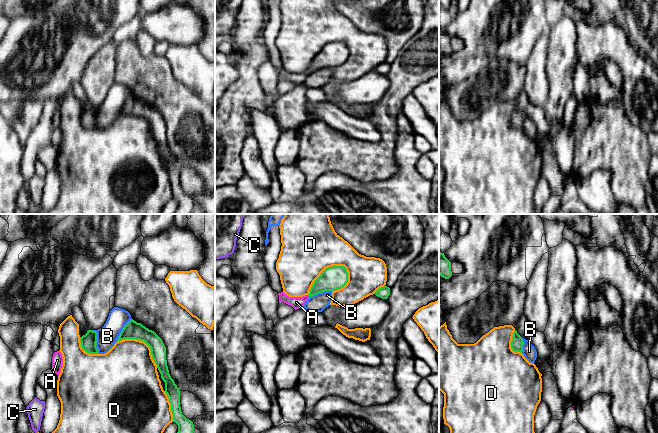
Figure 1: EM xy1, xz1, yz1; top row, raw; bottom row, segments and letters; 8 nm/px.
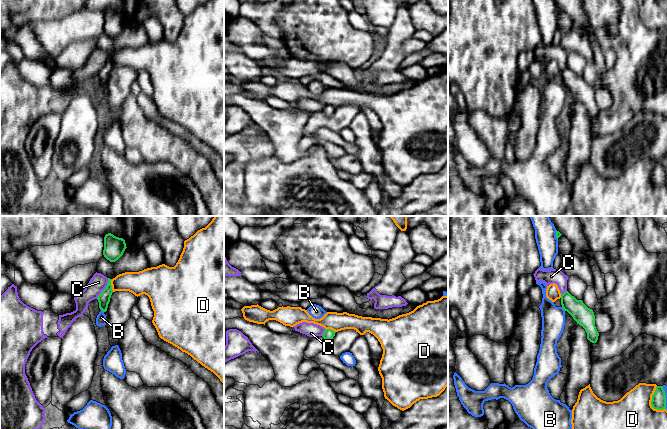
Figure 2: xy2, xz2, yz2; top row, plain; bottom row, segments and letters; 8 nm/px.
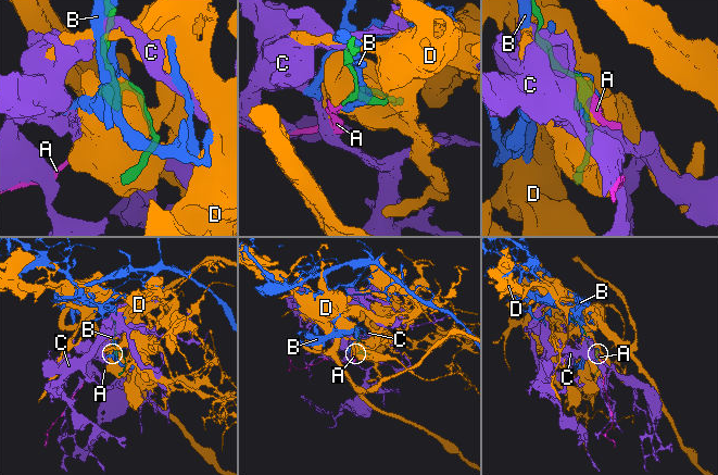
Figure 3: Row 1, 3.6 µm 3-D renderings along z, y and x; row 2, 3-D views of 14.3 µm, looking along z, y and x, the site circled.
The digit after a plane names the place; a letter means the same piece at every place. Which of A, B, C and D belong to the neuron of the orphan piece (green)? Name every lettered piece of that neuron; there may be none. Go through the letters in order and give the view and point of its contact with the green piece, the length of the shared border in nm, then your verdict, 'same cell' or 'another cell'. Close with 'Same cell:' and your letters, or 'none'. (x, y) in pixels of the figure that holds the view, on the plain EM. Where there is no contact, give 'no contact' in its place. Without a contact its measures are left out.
A: xz1 (309, 72) | 30 nm | same cell
B: xy1 (96, 117) | 200 nm | another cell
C: xy2 (105, 64) | 190 nm | another cell
D: xz1 (323, 47) | 380 nm | another cell
Same cell: A

